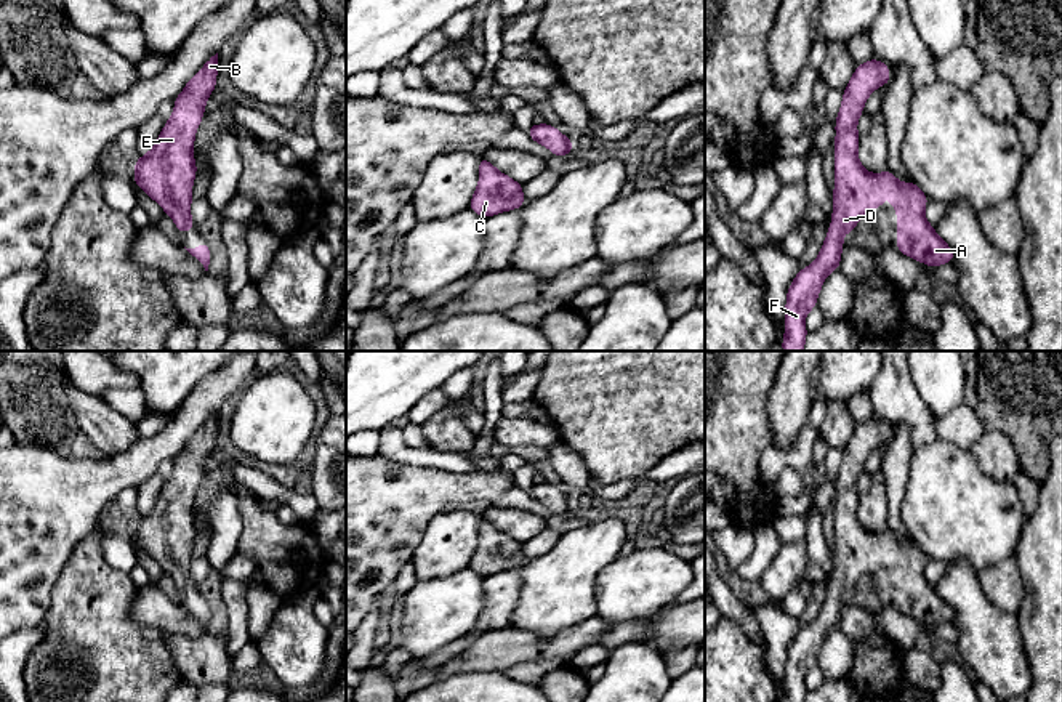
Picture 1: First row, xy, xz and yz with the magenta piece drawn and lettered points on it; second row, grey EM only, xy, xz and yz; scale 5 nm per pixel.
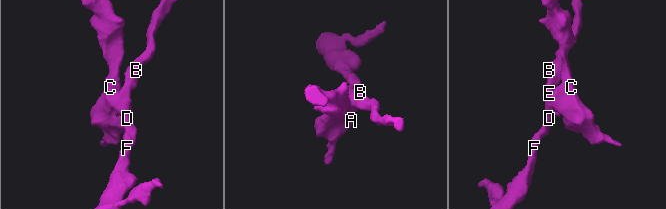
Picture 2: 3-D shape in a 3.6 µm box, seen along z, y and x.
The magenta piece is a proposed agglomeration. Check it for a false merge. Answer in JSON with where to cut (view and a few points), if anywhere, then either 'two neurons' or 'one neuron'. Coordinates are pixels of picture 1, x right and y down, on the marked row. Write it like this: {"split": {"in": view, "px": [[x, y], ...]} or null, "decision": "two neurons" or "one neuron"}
{"split": null, "decision": "one neuron"}

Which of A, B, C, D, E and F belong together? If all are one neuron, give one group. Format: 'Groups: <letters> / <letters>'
Groups: A B C D E F

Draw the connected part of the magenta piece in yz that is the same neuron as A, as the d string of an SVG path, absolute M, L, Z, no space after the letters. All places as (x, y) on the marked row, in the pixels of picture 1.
M875 58L855 67L852 79L849 80L846 90L843 91L843 103L836 117L835 130L835 191L833 191L833 215L831 224L820 248L817 260L804 269L799 269L794 280L786 292L785 306L785 337L782 340L783 351L803 351L806 345L807 329L804 319L811 309L817 306L817 297L823 285L825 277L839 269L841 252L844 248L843 236L852 232L862 216L870 213L876 207L884 205L884 194L881 189L875 191L876 184L881 188L887 184L891 188L891 207L897 208L897 252L921 261L931 268L937 268L945 263L951 263L955 252L950 245L940 239L924 216L924 208L929 197L918 188L918 184L910 178L908 184L900 183L895 175L887 168L884 173L867 171L859 157L857 147L860 136L857 133L857 120L863 114L863 104L868 96L881 85L891 82L891 72L886 63Z

